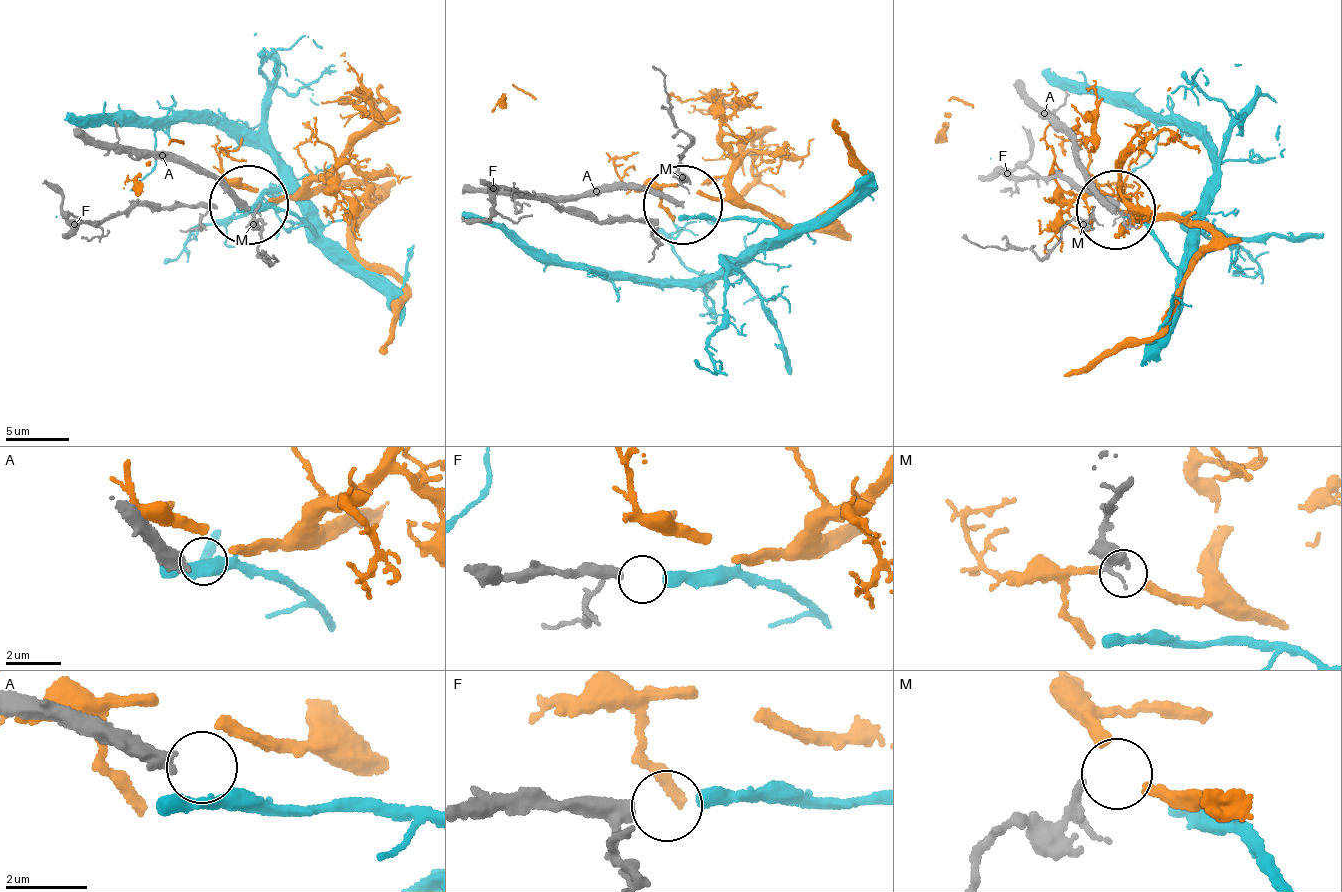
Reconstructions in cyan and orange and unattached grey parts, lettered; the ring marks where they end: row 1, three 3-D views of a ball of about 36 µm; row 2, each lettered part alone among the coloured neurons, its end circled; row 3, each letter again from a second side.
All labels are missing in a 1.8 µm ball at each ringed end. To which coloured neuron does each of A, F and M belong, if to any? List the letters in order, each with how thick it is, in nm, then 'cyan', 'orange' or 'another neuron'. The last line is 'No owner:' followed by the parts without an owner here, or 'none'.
A: 460 nm | another neuron
F: 320 nm | cyan
M: 180 nm | orange
No owner: A

